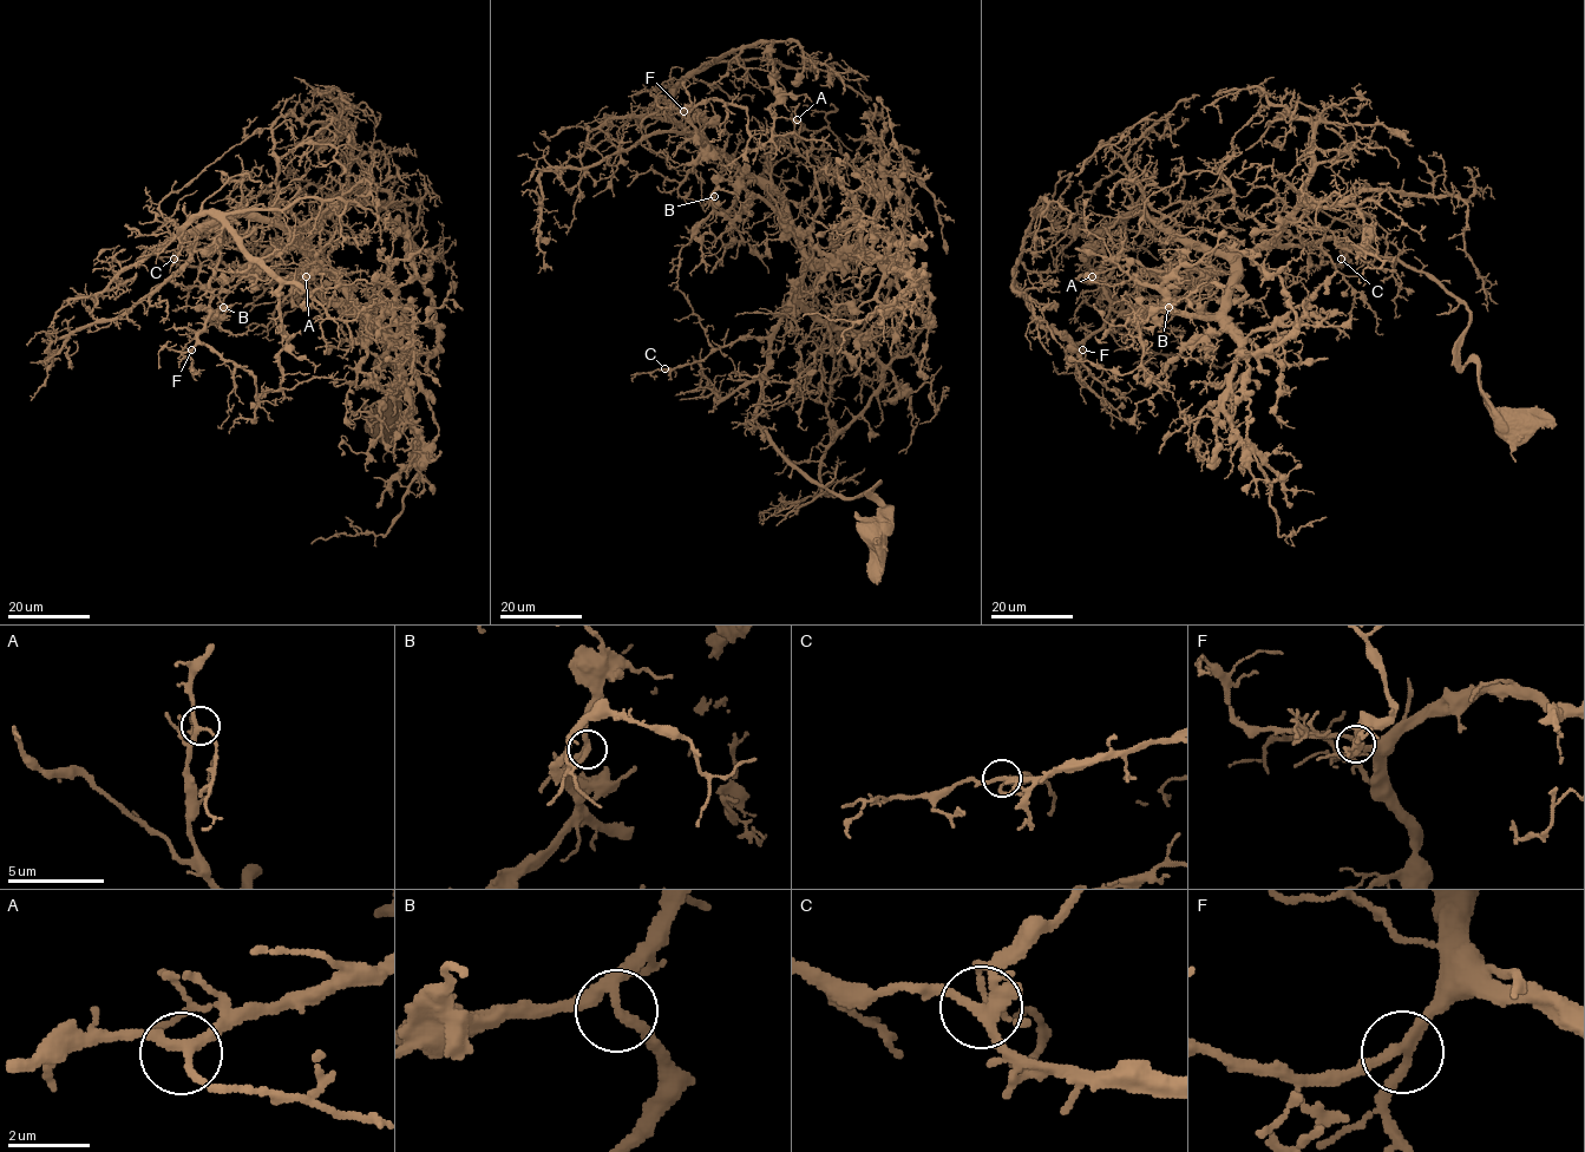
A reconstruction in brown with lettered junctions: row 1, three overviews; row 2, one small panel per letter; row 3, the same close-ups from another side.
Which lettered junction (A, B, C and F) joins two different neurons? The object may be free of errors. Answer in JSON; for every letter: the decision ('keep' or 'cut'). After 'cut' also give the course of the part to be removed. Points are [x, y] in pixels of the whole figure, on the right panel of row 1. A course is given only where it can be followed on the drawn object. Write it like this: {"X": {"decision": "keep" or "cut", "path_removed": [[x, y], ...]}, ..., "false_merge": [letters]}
{"A": {"decision": "keep"}, "B": {"decision": "keep"}, "C": {"decision": "keep"}, "F": {"decision": "keep"}, "false_merge": []}

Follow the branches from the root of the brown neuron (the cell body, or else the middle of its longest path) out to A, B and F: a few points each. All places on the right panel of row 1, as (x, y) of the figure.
A: (1504, 424), (1479, 367), (1460, 361), (1468, 309), (1394, 256), (1325, 240), (1092, 276)
B: (1504, 424), (1460, 361), (1468, 309), (1394, 256), (1187, 247), (1168, 307)
F: (1504, 424), (1460, 361), (1468, 309), (1336, 240), (1209, 249), (1130, 215), (1082, 349)

